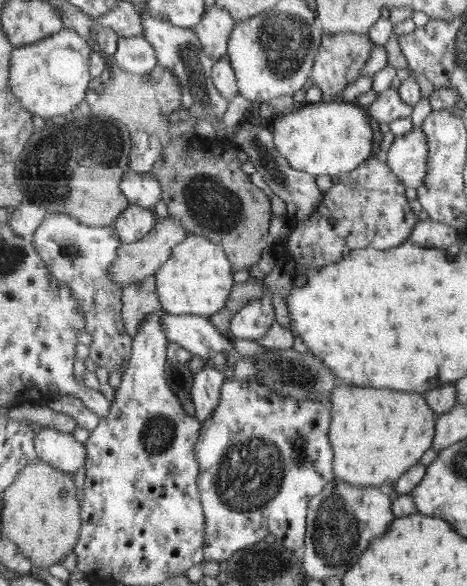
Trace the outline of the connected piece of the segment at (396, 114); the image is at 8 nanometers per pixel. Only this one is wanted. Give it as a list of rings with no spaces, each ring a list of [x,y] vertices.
[[[393,85],[381,91],[377,100],[367,109],[377,123],[390,123],[413,114],[413,106],[401,98],[401,92]]]

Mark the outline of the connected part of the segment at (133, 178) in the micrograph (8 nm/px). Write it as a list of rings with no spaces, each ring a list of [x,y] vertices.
[[[127,170],[121,189],[130,205],[138,205],[151,211],[163,200],[163,189],[151,171]]]

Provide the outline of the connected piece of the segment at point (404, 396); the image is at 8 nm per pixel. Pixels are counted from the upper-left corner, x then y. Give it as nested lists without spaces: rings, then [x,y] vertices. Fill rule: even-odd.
[[[342,385],[333,391],[330,402],[332,423],[329,436],[336,453],[333,468],[339,480],[363,488],[385,487],[398,481],[411,467],[420,463],[422,456],[433,447],[438,415],[423,394],[390,388],[343,388]]]

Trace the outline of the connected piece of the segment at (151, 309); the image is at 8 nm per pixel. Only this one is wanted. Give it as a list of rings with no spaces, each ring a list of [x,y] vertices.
[[[149,276],[124,289],[124,307],[122,316],[129,333],[133,337],[139,334],[140,327],[152,315],[160,312],[162,302],[157,294],[157,276]]]

